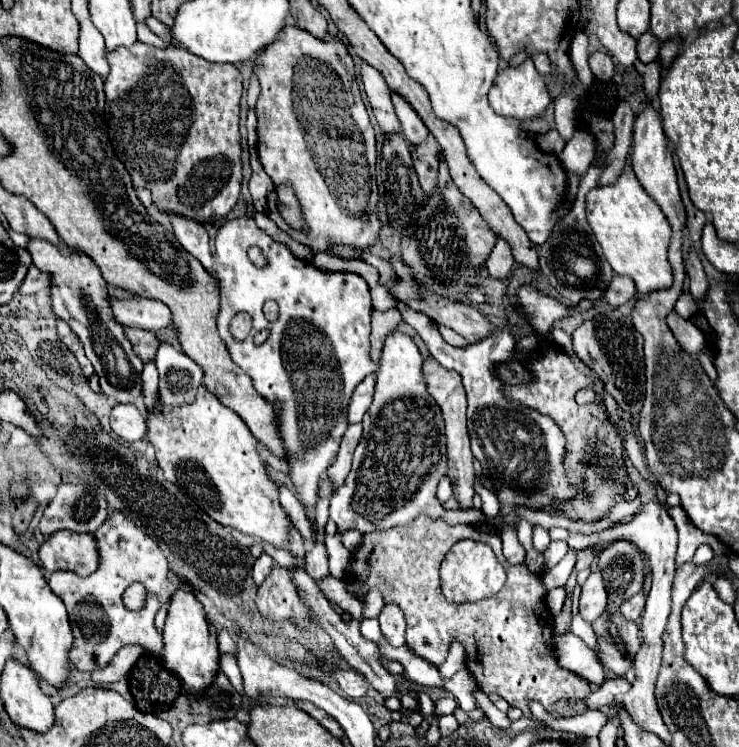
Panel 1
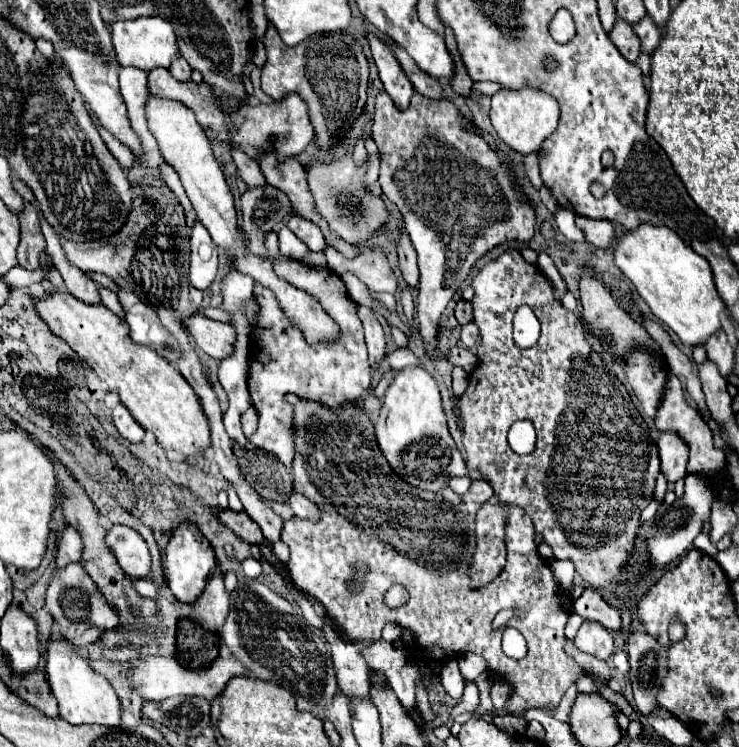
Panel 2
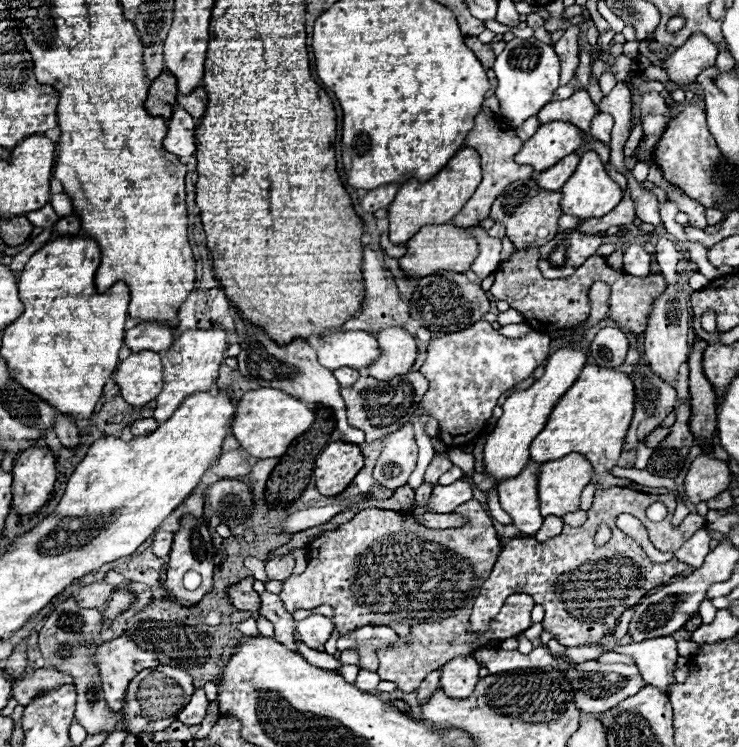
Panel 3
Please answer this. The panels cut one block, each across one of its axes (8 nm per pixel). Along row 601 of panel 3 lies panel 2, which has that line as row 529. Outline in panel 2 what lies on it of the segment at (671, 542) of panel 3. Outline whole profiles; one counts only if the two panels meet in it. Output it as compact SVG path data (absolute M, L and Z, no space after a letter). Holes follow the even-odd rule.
M504 250L496 260L490 260L472 280L472 288L474 288L474 298L472 298L472 306L474 306L474 320L480 328L480 346L478 346L478 364L476 368L468 374L468 388L466 392L458 398L458 408L460 408L460 418L462 418L462 444L466 448L466 454L468 454L468 460L466 460L466 466L468 470L476 470L478 474L482 474L488 484L494 488L494 496L484 502L484 506L478 510L476 514L476 538L478 538L478 548L476 548L476 554L470 562L470 578L472 578L472 586L484 586L488 584L492 578L496 578L500 574L500 570L504 570L504 564L506 564L506 544L504 544L504 532L506 532L506 524L508 524L508 506L518 506L522 508L534 522L534 530L538 536L542 536L542 542L546 542L552 552L554 552L554 558L556 560L570 560L574 562L576 566L576 572L578 576L592 588L598 588L598 590L604 590L606 586L614 586L616 582L622 580L622 568L628 566L630 558L634 556L634 544L636 544L636 536L638 536L638 530L642 526L640 522L640 514L642 510L650 504L652 500L652 494L654 494L654 482L656 482L656 476L660 474L660 460L658 460L658 448L650 436L650 430L648 430L648 424L642 420L640 412L636 410L636 406L632 404L632 398L628 394L628 390L624 388L624 384L610 372L610 370L604 370L606 364L602 360L602 356L592 350L592 346L588 344L586 340L586 330L584 330L584 324L580 320L578 314L574 314L572 310L564 308L562 302L554 296L554 288L550 286L548 278L542 274L542 270L536 266L536 264L530 264L526 262L518 250ZM520 306L530 306L536 314L536 318L540 320L542 324L542 334L540 334L540 340L528 348L528 350L520 350L516 348L514 340L512 340L512 318L516 314L516 310ZM516 420L530 420L534 422L536 426L536 434L538 434L538 442L536 442L536 448L534 452L526 454L526 456L520 456L516 452L510 450L508 446L508 440L506 440L506 432L508 428L516 422Z

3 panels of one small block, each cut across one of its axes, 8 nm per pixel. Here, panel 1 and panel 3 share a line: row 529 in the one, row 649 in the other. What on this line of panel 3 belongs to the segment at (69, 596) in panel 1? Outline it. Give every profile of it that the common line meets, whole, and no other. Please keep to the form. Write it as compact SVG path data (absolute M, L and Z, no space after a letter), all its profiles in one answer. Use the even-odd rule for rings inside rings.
M128 636L104 642L104 646L100 646L100 654L96 654L96 662L100 662L100 678L106 702L110 710L116 712L120 712L124 706L124 694L128 682L140 670L158 664L156 654L140 650Z

